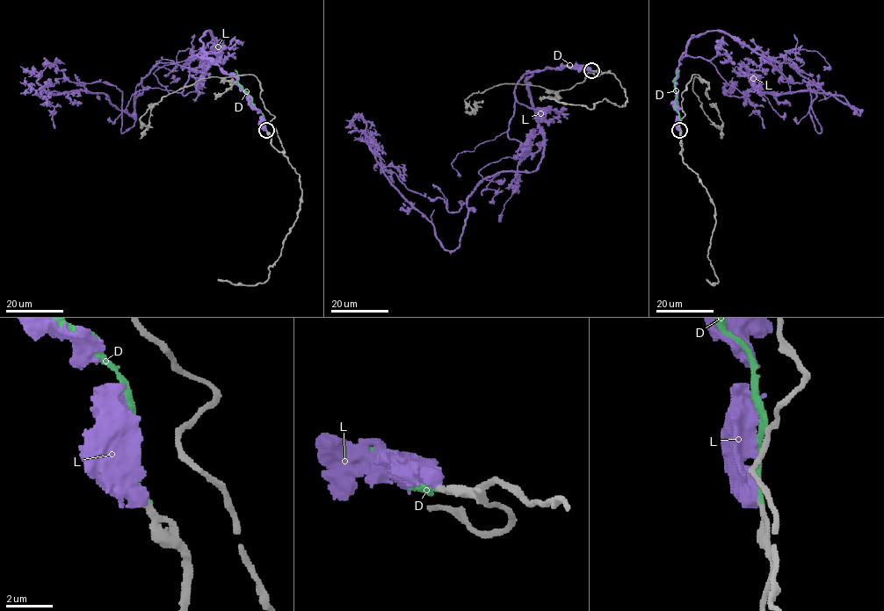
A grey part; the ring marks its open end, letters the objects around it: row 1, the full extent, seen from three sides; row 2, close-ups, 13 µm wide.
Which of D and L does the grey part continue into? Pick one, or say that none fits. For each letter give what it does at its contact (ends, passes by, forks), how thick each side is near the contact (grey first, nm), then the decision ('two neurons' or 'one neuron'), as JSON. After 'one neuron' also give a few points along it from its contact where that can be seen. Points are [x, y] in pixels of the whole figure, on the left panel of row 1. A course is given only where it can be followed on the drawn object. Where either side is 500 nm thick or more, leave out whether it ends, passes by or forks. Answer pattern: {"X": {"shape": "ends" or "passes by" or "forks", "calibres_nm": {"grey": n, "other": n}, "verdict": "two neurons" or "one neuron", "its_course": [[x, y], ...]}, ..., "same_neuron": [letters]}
{"D": {"shape": "ends", "calibres_nm": {"grey": 300, "other": 300}, "verdict": "one neuron", "its_course": [[266, 130], [263, 125], [264, 114], [239, 83], [235, 69]]}, "L": {"calibres_nm": {"grey": 280, "other": 600}, "verdict": "two neurons"}, "same_neuron": ["D"]}

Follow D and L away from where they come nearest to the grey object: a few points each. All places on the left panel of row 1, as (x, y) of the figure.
D: (266, 130), (263, 125), (264, 114), (239, 83), (235, 69)
L: (265, 130), (204, 49), (208, 30), (219, 54), (158, 63), (132, 114), (102, 93), (40, 97), (20, 82)

